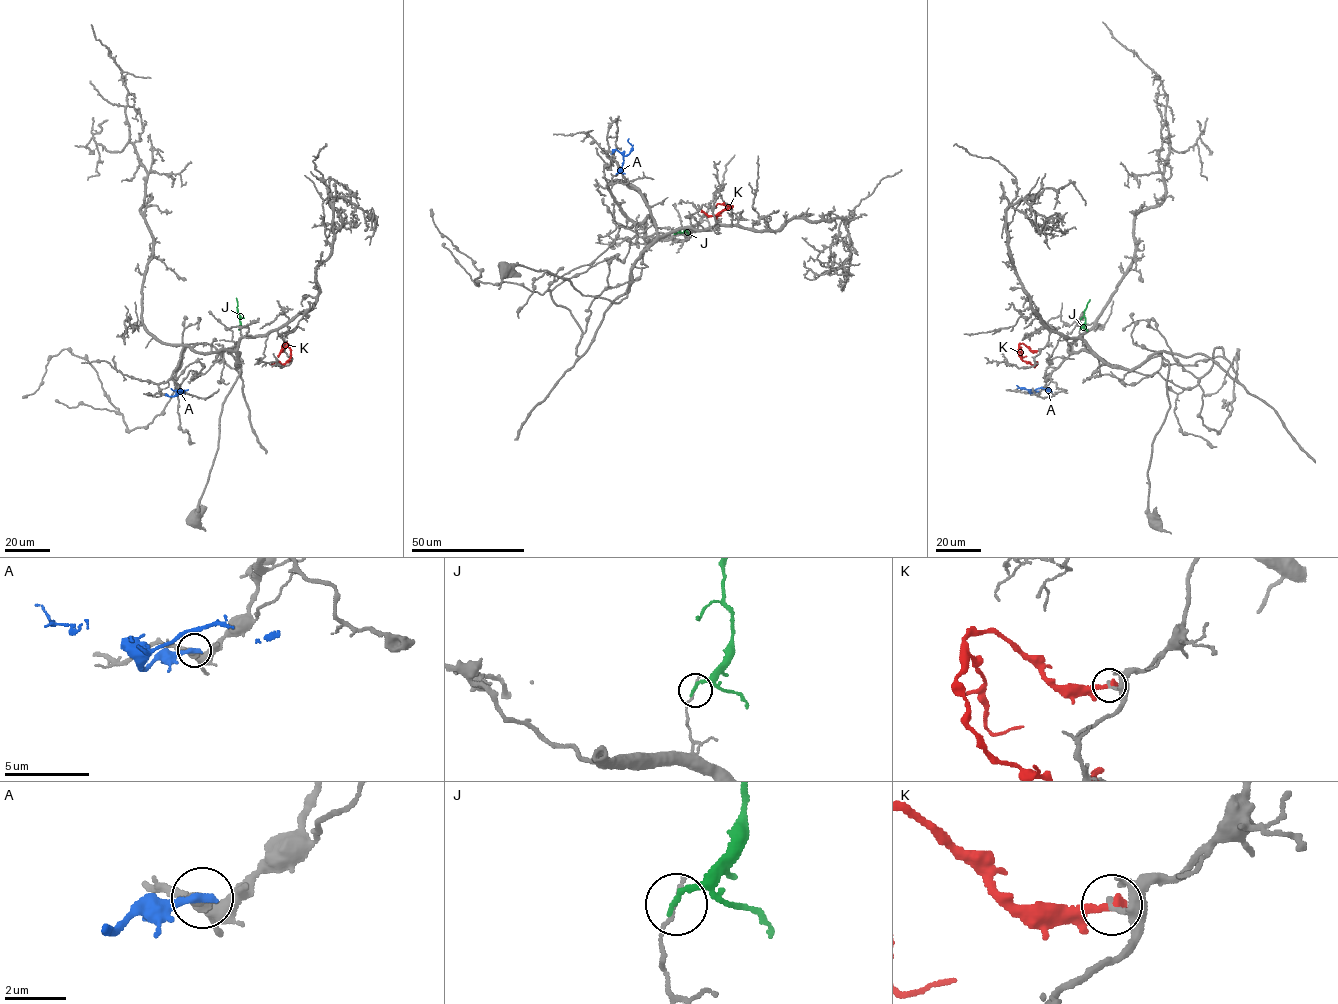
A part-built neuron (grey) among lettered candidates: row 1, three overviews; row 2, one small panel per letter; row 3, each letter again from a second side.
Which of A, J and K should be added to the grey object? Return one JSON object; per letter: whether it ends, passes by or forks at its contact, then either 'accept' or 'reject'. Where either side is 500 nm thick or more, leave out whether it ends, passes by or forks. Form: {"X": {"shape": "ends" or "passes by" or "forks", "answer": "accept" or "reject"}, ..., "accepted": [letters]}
{"A": {"shape": "ends", "answer": "reject"}, "J": {"shape": "ends", "answer": "reject"}, "K": {"shape": "ends", "answer": "reject"}, "accepted": []}

